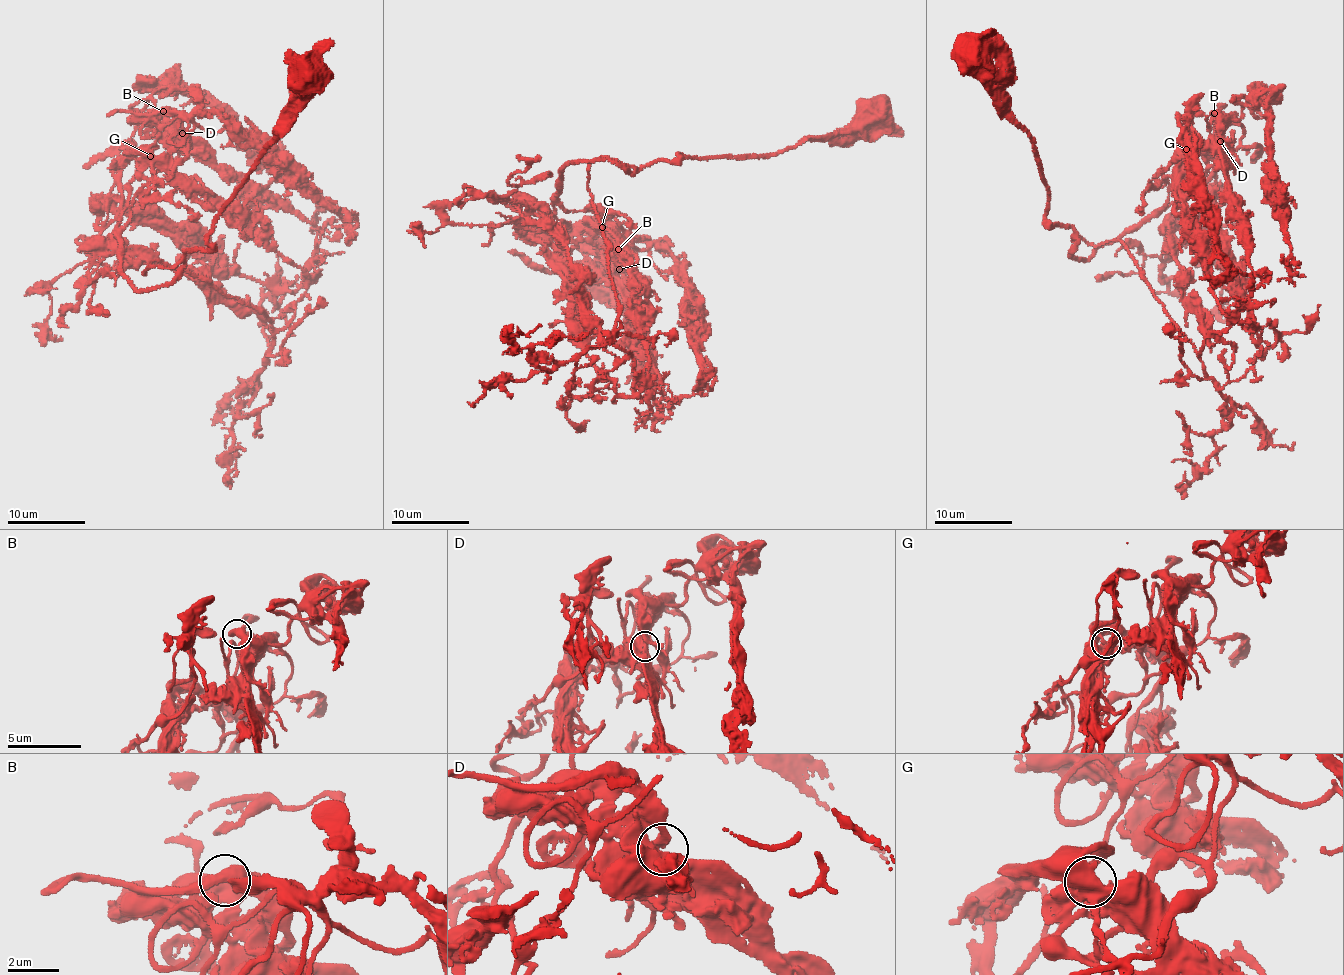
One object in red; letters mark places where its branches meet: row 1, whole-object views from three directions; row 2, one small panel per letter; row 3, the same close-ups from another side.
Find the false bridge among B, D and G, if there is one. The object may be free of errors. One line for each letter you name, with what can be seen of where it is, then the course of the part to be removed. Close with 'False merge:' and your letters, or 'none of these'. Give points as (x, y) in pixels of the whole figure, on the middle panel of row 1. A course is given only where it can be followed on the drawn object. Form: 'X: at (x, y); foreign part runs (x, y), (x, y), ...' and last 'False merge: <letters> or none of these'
False merge: none of these

